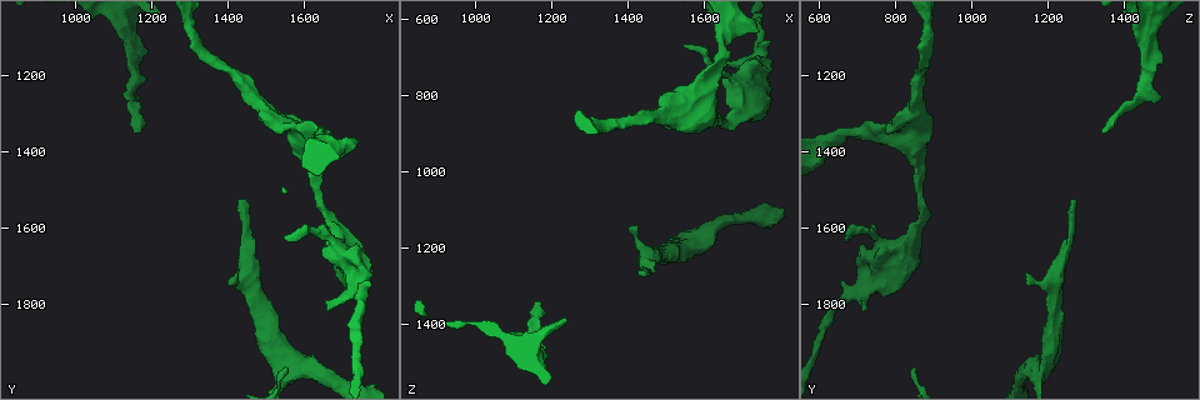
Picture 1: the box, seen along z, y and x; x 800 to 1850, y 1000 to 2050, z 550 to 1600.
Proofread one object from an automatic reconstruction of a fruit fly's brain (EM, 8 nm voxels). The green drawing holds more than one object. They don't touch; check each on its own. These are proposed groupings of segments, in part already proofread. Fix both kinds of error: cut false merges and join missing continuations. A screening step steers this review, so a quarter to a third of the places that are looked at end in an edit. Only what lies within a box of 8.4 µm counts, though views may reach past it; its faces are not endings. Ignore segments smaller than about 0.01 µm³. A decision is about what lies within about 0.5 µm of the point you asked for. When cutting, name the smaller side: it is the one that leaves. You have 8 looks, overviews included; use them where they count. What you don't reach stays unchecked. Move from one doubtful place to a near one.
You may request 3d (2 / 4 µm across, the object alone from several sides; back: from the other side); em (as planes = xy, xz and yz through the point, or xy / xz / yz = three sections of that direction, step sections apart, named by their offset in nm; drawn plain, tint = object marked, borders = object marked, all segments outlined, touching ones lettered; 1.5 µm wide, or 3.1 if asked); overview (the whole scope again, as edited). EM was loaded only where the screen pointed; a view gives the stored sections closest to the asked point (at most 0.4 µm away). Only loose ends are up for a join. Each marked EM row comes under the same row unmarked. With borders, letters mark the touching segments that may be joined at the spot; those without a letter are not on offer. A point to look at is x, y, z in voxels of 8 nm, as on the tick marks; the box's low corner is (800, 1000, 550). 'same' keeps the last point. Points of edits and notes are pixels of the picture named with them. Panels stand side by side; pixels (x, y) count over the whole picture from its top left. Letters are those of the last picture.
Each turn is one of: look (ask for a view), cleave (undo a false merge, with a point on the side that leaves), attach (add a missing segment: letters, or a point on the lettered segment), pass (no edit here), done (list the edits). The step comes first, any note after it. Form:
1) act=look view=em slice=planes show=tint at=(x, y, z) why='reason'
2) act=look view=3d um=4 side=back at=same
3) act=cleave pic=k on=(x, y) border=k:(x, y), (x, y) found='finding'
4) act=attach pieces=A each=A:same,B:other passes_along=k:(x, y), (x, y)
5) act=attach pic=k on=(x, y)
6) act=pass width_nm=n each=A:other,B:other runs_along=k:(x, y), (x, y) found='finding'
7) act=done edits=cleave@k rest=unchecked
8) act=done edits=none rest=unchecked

act=look view=em slice=planes show=borders at=(1450, 1635, 1265) why='sudden change in width'

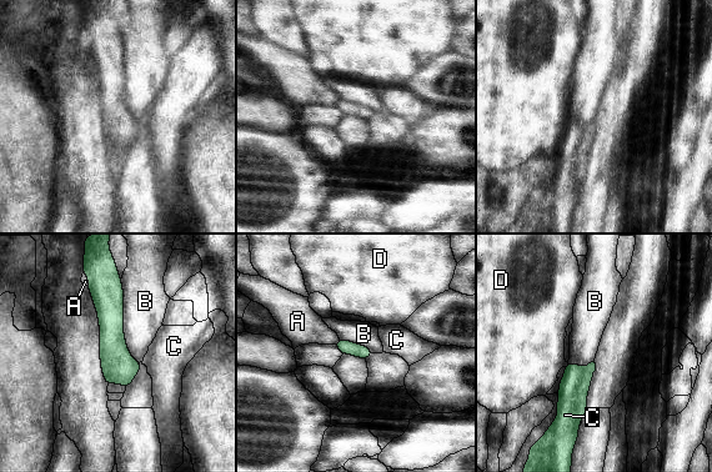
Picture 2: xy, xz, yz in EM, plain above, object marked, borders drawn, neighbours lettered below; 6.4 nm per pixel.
act=pass each=A:other,B:other,C:other,D:other runs_along=2:(110, 296), (113, 350), (126, 382) found='one neuron here'

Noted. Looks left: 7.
act=look view=em slice=yz step=8 show=tint at=(1550, 1630, 675)

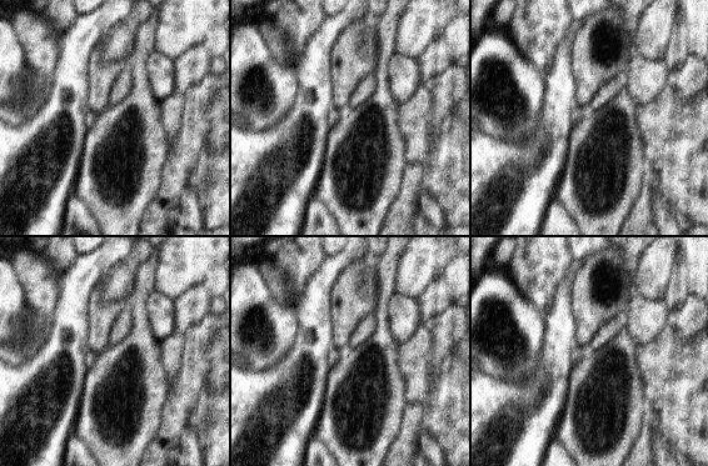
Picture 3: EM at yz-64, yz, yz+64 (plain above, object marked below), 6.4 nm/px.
act=look view=em slice=planes show=borders at=same why='cut it another way'

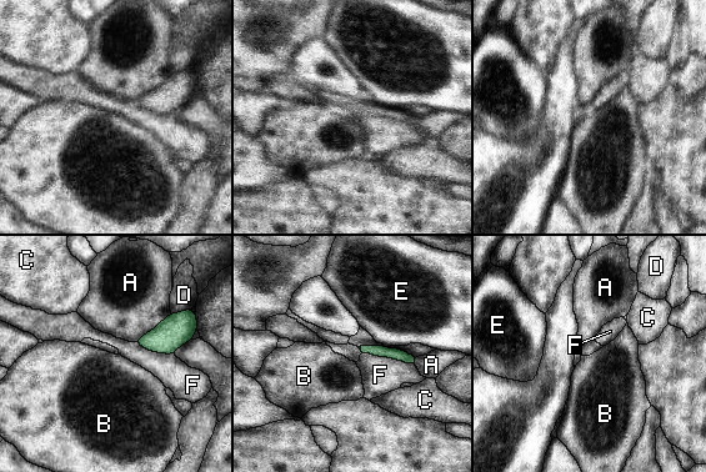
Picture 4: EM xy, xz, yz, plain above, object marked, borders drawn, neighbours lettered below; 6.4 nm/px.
act=pass longest_contact=F:340nm each=A:other,B:other,C:other,D:other,E:other,F:other runs_along=4:(364, 349), (392, 352), (411, 360) found='no lettered segment goes on from it'

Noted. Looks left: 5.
act=look view=3d um=4 at=(1665, 1810, 710) why='thick end'

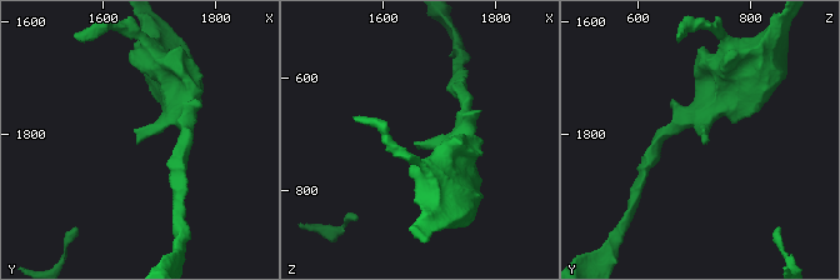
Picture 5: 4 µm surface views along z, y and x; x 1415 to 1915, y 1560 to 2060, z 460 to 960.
act=look view=em um=3.1 slice=xy step=8 show=tint at=(1665, 1810, 715)

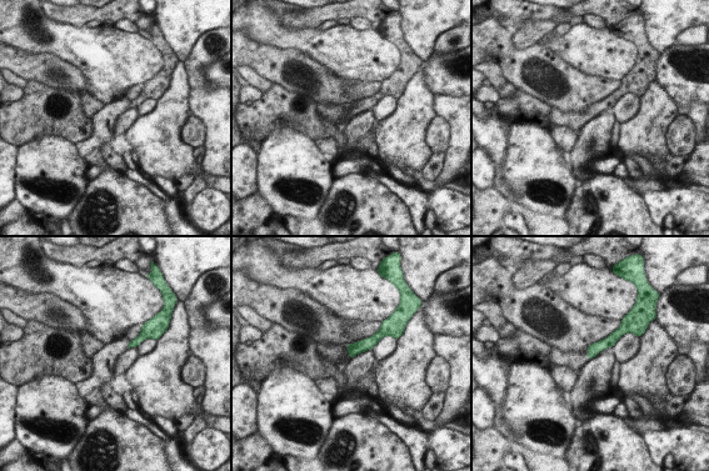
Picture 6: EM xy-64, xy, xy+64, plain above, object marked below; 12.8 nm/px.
act=look view=em um=3.1 slice=planes show=borders at=same

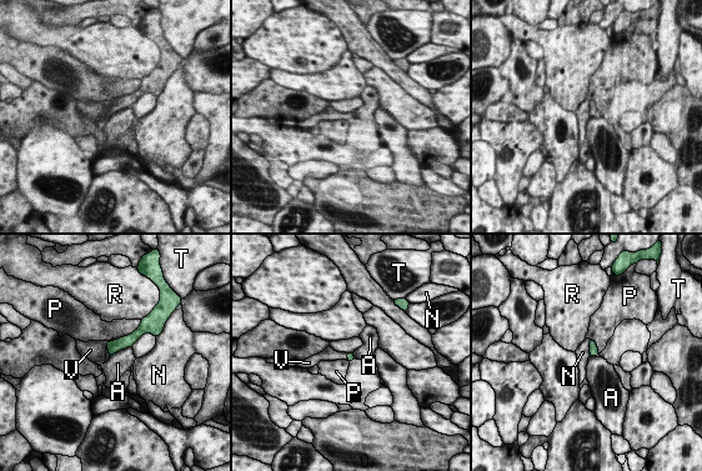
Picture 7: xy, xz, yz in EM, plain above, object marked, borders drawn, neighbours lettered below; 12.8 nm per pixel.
act=attach pieces=V each=A:other,N:other,P:other,R:other,T:other,V:same passes_along=7:(350, 356), (347, 357), (329, 354) found='the neuron continues'

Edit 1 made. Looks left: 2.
act=done edits=attach@7 rest=unchecked

